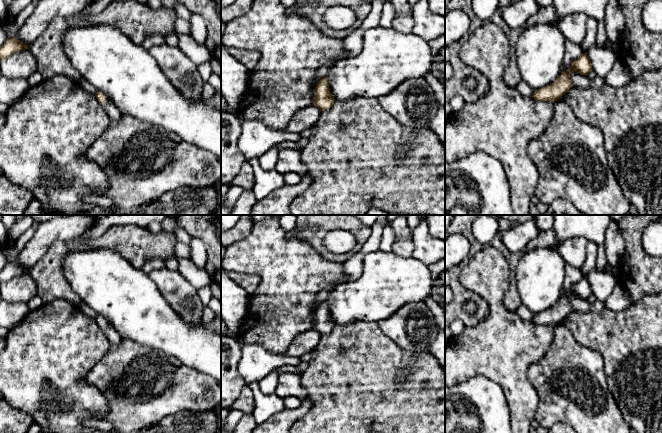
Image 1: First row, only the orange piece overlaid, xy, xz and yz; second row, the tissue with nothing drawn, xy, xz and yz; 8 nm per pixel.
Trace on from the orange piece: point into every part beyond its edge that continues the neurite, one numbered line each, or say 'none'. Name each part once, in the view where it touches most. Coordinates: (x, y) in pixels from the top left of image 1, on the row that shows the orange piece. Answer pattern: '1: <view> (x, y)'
1: xy (113, 112)

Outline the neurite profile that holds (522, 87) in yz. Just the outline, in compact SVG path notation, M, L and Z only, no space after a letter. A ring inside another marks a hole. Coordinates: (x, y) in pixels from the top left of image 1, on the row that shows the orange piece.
M521 80L517 86L515 87L515 89L521 93L523 96L525 97L529 97L532 96L532 94L534 93L534 89L532 89L526 82L524 82L523 80Z

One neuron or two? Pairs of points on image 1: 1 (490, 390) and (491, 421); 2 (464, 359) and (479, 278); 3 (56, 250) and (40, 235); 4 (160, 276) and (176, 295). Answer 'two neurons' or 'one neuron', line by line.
1: one neuron
2: one neuron
3: two neurons
4: one neuron

